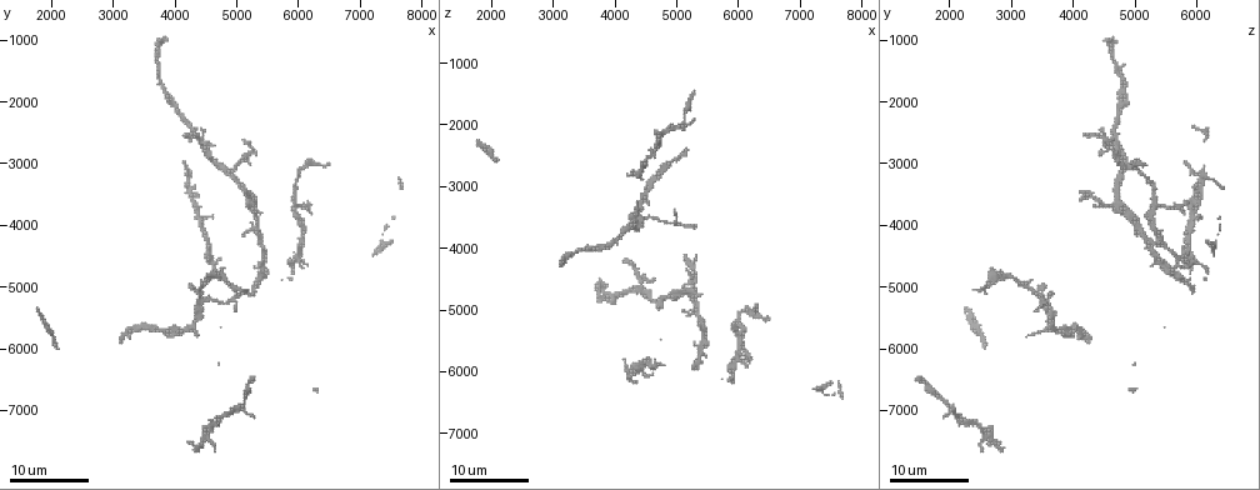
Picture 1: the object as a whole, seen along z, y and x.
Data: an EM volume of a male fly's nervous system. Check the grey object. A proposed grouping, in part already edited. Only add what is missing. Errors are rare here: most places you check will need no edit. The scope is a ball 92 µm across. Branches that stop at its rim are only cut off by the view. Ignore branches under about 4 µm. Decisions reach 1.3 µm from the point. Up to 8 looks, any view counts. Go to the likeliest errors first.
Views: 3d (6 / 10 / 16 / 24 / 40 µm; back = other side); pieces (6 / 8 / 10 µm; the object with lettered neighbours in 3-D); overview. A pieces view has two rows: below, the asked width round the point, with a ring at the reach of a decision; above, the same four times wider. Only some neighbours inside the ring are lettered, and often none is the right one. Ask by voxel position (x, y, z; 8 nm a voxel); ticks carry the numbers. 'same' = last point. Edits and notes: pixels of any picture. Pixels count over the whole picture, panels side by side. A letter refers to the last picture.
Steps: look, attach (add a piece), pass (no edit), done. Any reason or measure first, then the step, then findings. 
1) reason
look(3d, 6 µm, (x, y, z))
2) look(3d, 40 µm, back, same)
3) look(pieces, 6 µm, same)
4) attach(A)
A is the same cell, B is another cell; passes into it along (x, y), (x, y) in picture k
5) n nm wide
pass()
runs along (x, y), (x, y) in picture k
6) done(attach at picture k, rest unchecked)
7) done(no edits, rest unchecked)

long arm stops here
look(3d, 16 µm, (5300, 6550, 1500))

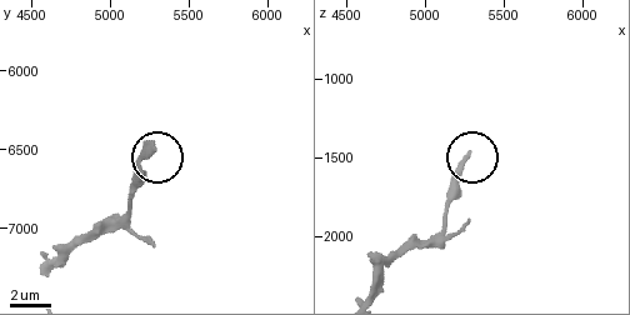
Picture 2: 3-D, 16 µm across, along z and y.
look(pieces, 8 µm, (5280, 6500, 1460))

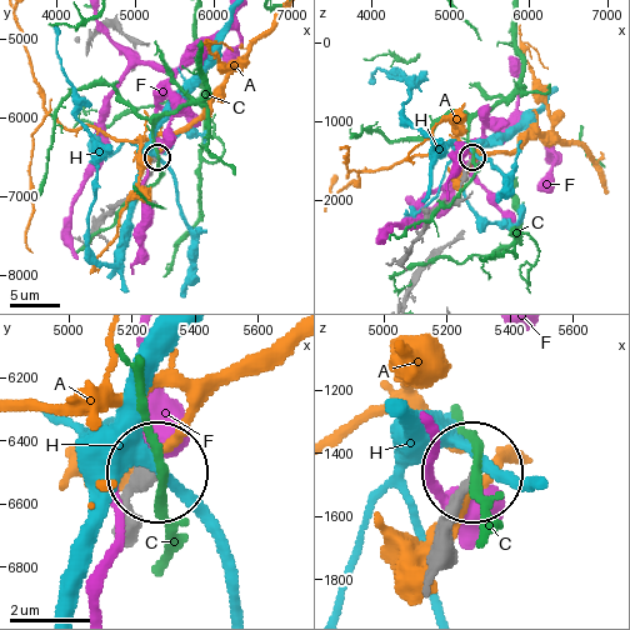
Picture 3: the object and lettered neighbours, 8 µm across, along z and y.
pass()
A, C, F and H are other cells; none of them fits

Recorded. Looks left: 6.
an open end
look(3d, 16 µm, (5150, 3450, 4150))

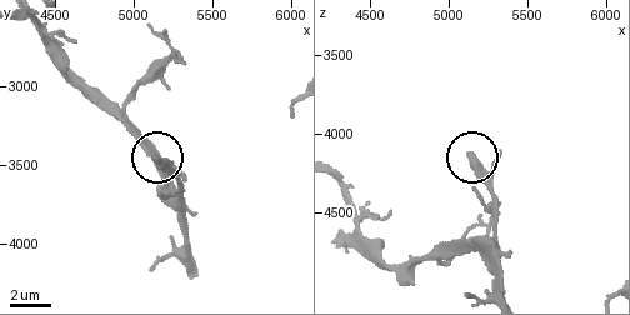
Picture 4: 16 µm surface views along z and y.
look(pieces, 8 µm, (5140, 3460, 4140))

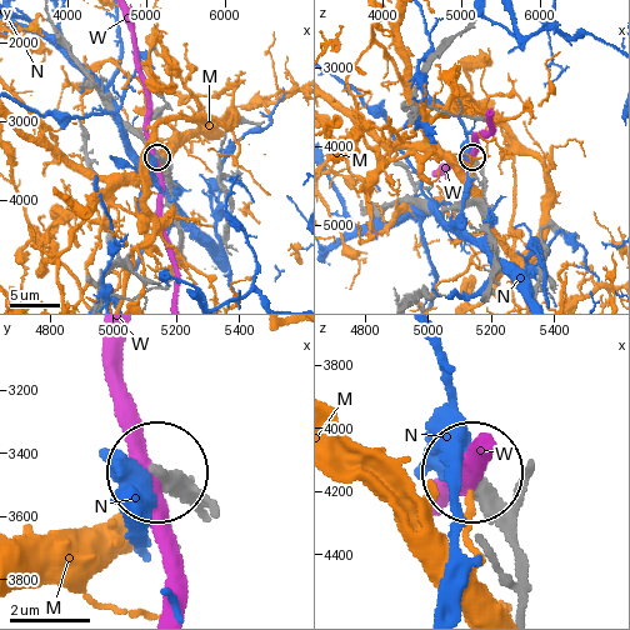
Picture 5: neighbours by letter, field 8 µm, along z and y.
330 nm wide
pass()
M, N and W are other cells; no lettered piece goes on from it

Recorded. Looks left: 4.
free end
look(3d, 16 µm, (5200, 5000, 2450))

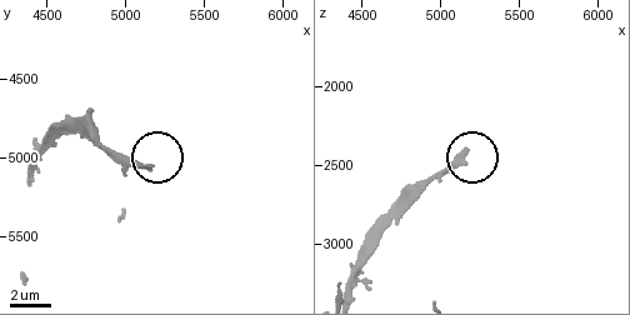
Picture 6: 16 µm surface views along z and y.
look(pieces, 6 µm, (5140, 5040, 2420))

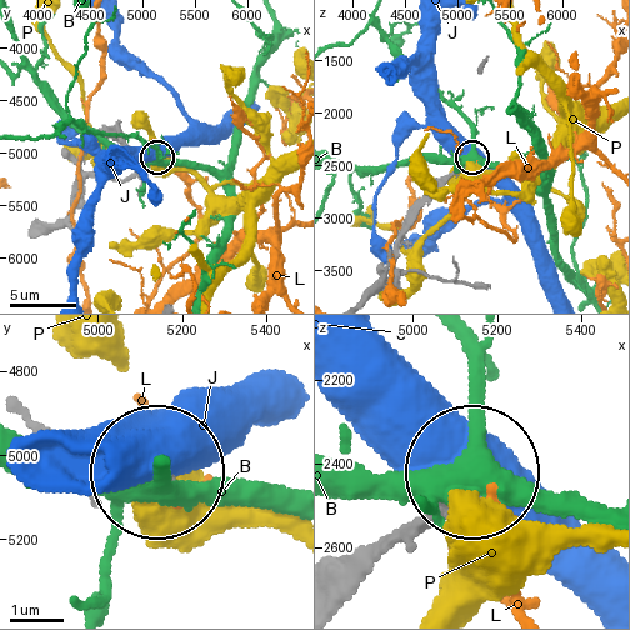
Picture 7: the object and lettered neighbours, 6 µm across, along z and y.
240 nm wide
pass()
B, J, L and P are other cells; no lettered piece goes on from it

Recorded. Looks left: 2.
an open end
look(3d, 24 µm, (6450, 3000, 5200))

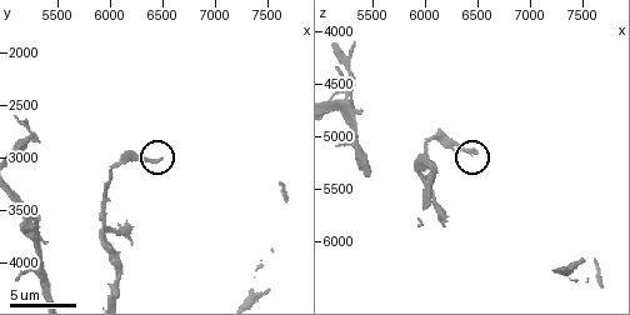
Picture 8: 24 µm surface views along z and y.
look(pieces, 6 µm, (6500, 3020, 5140))

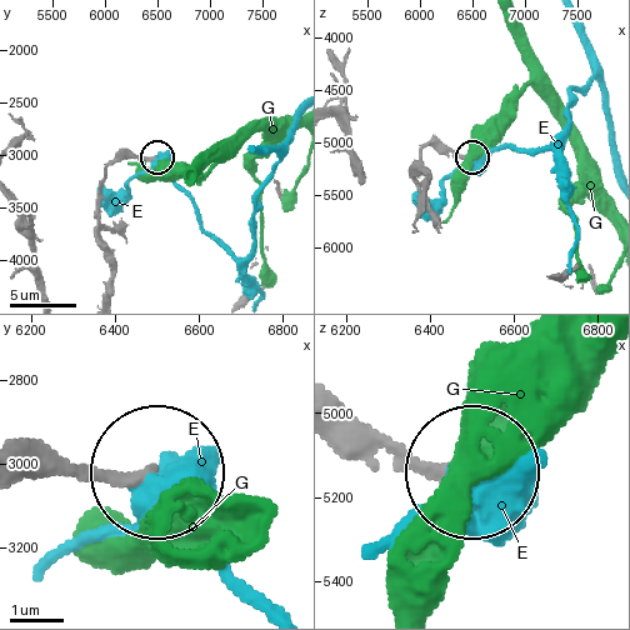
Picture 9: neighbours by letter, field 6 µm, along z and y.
210 nm wide
pass()
E and G are other cells; runs along (24, 476), (154, 468) in picture 9; no lettered piece goes on from it

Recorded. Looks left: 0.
done(no edits, rest unchecked)

